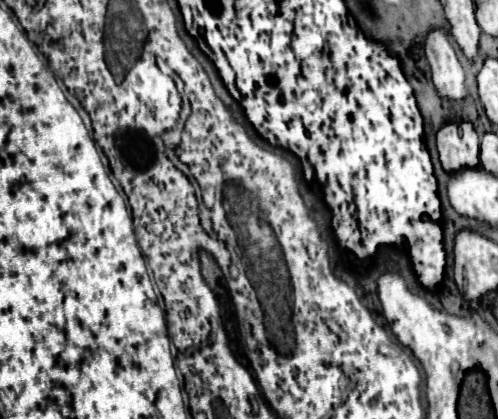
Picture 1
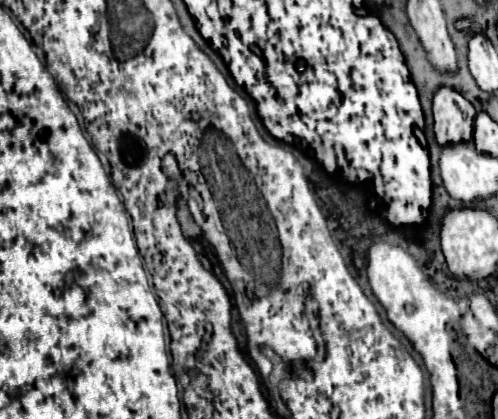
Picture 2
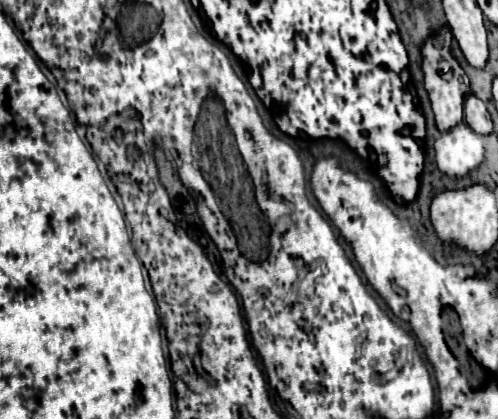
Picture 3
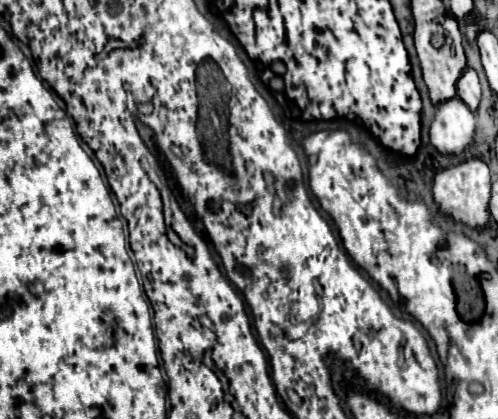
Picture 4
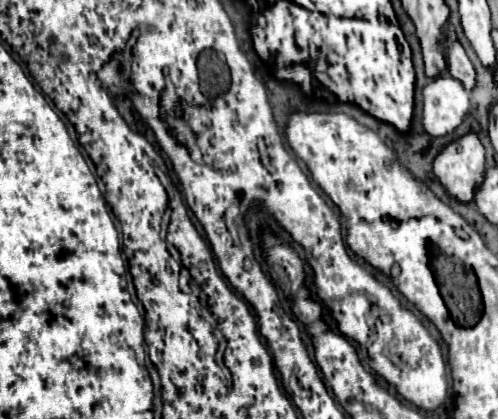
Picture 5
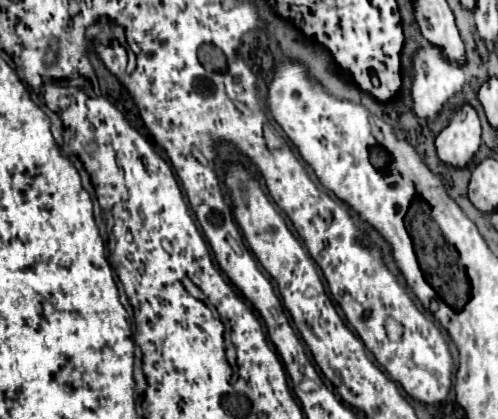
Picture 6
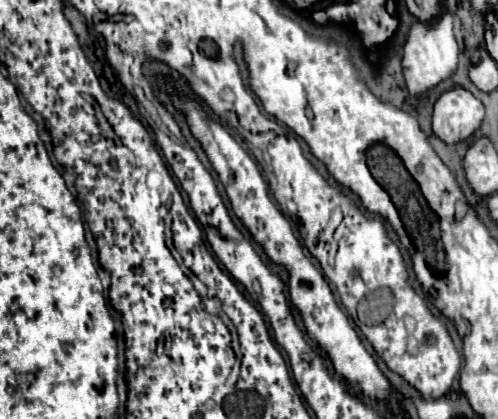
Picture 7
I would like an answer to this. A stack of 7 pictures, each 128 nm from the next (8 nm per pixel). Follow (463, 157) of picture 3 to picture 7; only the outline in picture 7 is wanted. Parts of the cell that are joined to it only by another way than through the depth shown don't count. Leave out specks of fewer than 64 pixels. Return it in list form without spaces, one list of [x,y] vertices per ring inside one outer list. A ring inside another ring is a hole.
[[[444,12],[444,20],[440,20],[440,24],[426,26],[426,24],[414,22],[410,28],[408,40],[404,44],[404,58],[402,58],[408,92],[420,98],[428,94],[430,90],[434,90],[440,82],[452,78],[458,70],[458,56],[460,56],[460,50],[452,34],[452,14],[450,12]]]

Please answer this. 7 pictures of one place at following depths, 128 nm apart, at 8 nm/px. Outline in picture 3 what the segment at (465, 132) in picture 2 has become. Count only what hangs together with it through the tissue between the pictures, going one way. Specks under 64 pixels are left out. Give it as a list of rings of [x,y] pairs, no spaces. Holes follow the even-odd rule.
[[[442,28],[440,34],[444,40],[444,46],[436,46],[432,40],[428,40],[428,44],[424,44],[424,80],[426,80],[426,90],[428,90],[432,110],[436,116],[436,126],[440,132],[448,132],[454,126],[462,124],[462,120],[464,120],[464,102],[470,92],[470,86],[468,86],[468,76],[458,66],[458,62],[450,56],[450,30]]]

